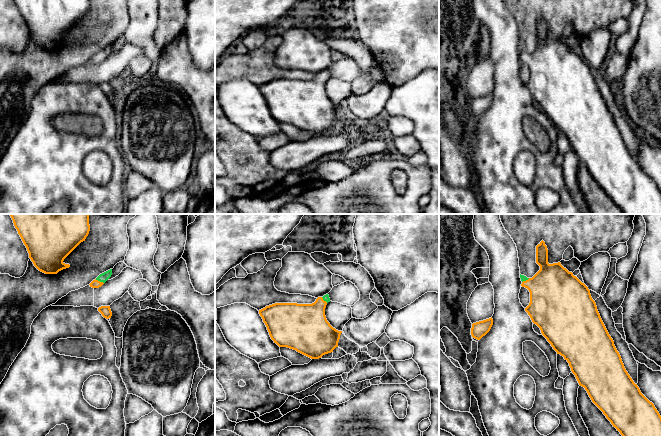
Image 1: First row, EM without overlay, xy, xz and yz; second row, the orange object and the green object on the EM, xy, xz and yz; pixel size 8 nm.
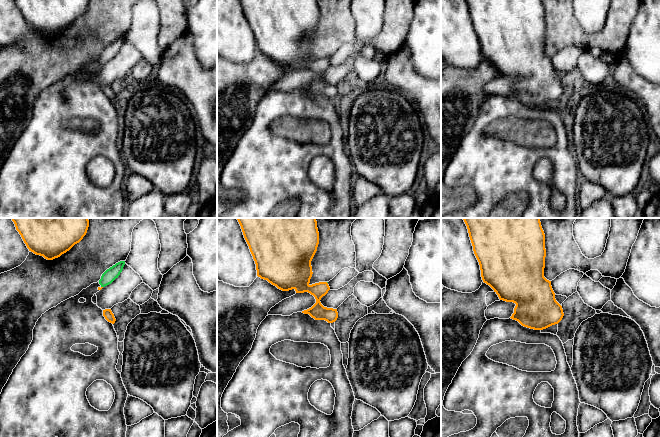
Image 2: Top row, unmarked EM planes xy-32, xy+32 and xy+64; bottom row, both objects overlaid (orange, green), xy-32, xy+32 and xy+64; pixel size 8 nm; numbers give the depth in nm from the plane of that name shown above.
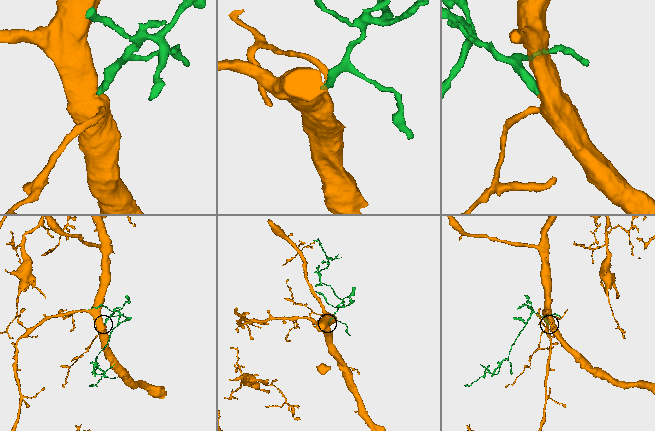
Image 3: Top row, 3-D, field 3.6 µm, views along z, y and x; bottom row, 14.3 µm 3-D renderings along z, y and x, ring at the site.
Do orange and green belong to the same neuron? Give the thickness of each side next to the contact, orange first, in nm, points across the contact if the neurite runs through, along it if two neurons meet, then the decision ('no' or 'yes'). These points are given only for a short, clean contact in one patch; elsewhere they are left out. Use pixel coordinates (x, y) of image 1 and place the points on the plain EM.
70 nm thick on the orange side, 70 nm on the other; runs through xy (95, 59), (99, 57), (103, 53); yes

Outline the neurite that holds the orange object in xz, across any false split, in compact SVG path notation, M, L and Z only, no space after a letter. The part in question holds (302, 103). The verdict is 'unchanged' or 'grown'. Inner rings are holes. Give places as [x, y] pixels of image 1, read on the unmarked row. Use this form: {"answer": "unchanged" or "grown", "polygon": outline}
{"answer": "grown", "polygon": "M329 71L312 80L275 79L259 86L271 115L311 134L319 135L338 123L342 107L333 104L325 92Z"}

